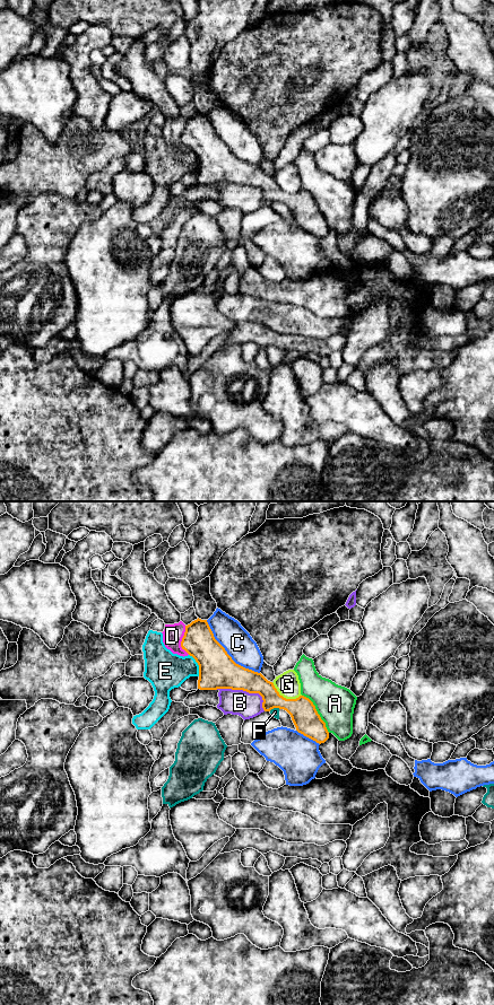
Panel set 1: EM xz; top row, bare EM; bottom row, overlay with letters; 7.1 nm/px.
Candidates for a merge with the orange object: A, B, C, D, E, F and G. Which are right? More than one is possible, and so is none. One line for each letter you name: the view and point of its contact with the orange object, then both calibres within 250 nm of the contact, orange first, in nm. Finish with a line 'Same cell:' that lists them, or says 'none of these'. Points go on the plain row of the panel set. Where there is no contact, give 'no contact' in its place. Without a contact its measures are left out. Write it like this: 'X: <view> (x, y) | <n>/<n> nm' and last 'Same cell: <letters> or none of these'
Same cell: none of these

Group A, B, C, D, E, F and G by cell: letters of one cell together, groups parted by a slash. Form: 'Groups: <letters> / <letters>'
Groups: A / B / C / D / E / F / G

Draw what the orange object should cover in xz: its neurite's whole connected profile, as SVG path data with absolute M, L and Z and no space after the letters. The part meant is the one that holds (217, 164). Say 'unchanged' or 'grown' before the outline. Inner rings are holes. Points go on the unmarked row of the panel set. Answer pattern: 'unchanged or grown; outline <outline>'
unchanged; outline M198 112L185 120L181 141L199 159L198 183L232 183L259 187L265 206L274 202L284 203L291 209L298 227L319 238L329 233L326 217L309 192L300 190L296 193L286 193L261 167L236 158L215 133L207 114Z

